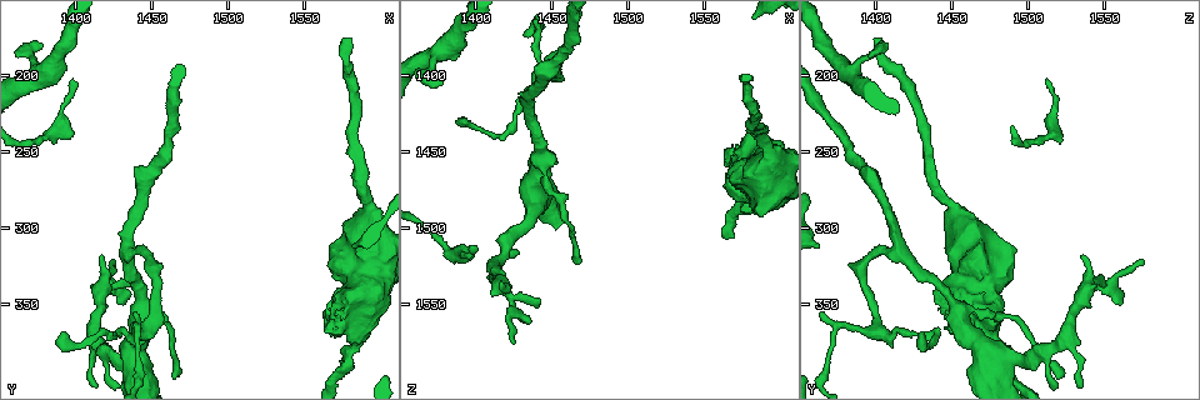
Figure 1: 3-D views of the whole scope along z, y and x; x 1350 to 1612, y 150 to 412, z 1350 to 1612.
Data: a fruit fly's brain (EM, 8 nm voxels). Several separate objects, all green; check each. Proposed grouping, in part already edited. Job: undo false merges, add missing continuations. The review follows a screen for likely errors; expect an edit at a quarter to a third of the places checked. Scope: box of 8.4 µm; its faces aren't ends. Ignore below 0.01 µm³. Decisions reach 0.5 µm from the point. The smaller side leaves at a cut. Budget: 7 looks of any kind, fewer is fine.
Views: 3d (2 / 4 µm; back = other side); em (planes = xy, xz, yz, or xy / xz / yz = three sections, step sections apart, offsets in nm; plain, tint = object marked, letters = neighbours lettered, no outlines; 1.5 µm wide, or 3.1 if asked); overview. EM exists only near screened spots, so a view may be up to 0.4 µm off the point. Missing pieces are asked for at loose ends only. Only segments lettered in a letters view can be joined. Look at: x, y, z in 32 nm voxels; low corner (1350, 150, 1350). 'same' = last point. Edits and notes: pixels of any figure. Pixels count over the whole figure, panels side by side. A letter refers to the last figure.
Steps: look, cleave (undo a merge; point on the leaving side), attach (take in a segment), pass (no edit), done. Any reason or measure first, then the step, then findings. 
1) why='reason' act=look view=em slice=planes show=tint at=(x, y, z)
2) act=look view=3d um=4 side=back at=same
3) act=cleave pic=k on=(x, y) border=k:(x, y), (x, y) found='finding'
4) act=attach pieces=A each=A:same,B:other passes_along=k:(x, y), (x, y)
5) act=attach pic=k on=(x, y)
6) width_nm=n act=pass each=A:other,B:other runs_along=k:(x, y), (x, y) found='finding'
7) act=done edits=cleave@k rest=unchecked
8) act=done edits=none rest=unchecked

why='end of a long branch' act=look view=em slice=planes show=letters at=(1392, 368, 1430)

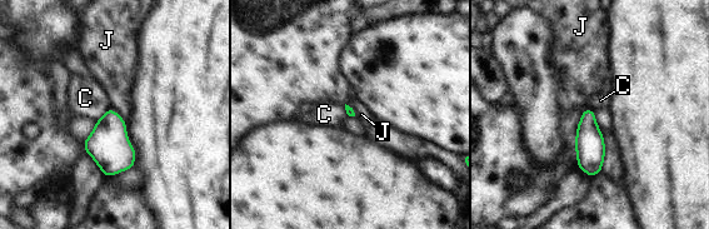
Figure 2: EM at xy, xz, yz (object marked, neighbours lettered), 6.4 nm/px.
act=pass each=C:other,J:other border=2:(110, 106), (124, 120) found='none of them fits'

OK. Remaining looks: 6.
why='sudden change in width' act=look view=3d um=2 at=(1580, 384, 1482)

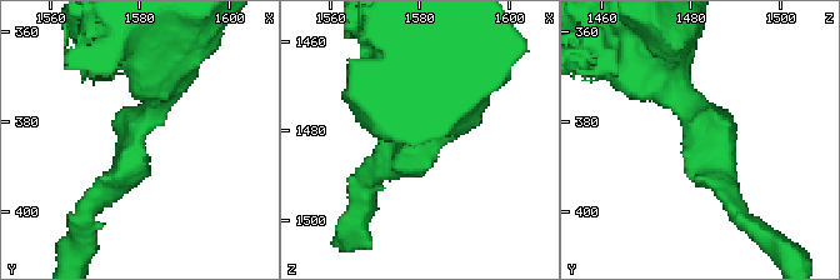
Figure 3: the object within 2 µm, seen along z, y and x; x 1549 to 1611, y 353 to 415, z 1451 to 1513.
act=look view=em slice=xy step=4 show=tint at=(1579, 385, 1484)

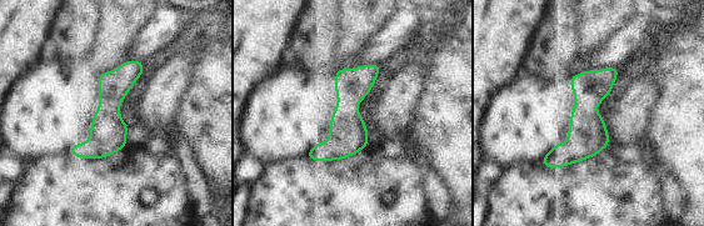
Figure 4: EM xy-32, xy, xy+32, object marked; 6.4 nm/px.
act=look view=em slice=planes show=letters at=same

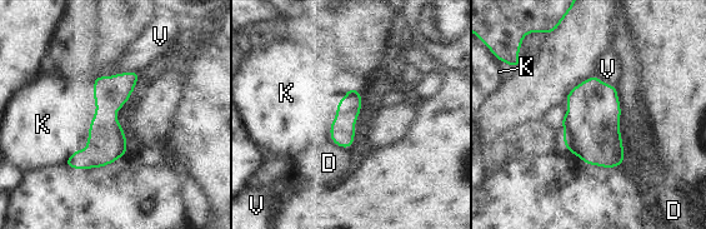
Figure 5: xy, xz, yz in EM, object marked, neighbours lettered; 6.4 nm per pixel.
act=pass each=D:other,K:other,V:other border=5:(95, 78), (86, 147), (64, 163) found='all the same neuron'

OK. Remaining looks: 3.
why='end of a long branch' act=look view=em slice=planes show=letters at=(1580, 176, 1400)

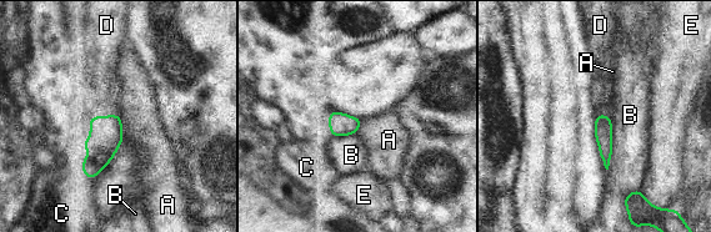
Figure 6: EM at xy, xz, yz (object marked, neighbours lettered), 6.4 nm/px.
act=attach pieces=D each=A:other,B:other,C:other,D:same,E:other passes_along=6:(105, 136), (106, 115), (105, 96) found='the neuron continues'

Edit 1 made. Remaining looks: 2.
act=done edits=attach@6 rest=unchecked

